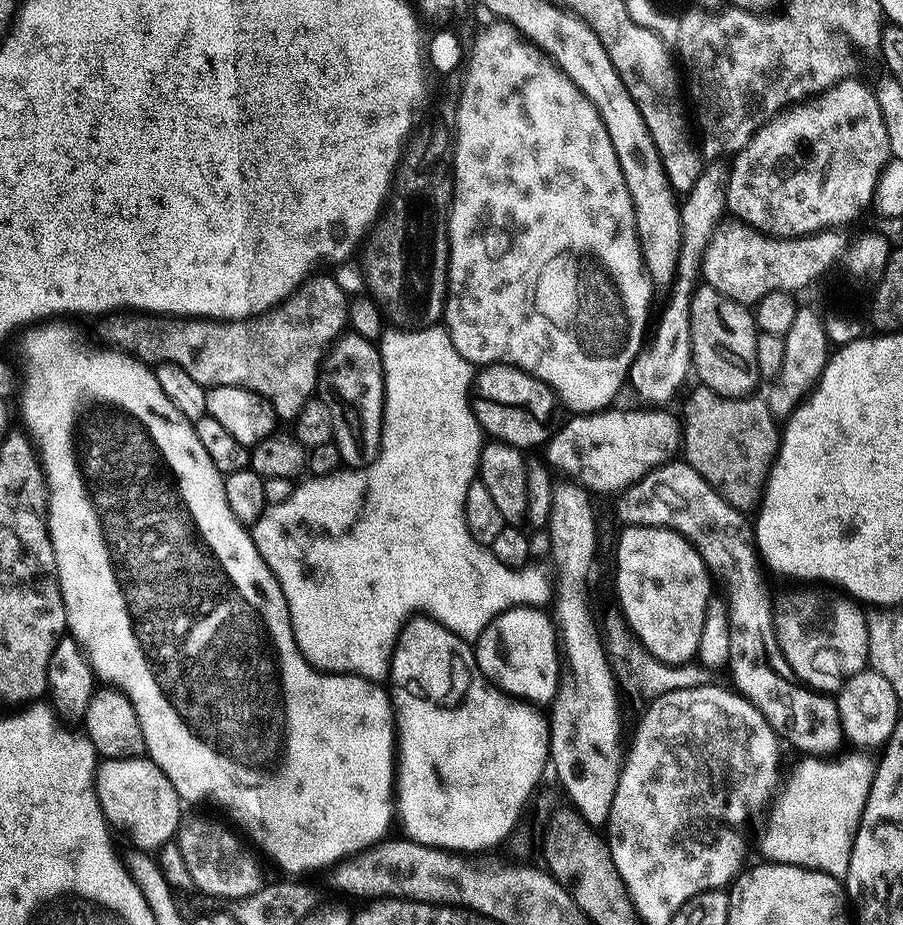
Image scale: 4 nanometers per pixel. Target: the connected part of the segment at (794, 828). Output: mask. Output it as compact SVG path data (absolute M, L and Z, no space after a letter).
M864 756L836 758L800 758L792 768L760 840L760 852L765 861L774 864L793 864L817 872L829 872L840 878L847 873L849 845L800 844L800 840L851 841L856 834L860 809L868 797L874 771L873 761Z

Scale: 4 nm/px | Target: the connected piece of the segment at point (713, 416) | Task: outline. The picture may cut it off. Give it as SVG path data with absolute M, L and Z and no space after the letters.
M696 386L682 415L683 463L690 465L725 503L745 514L759 505L778 447L778 428L772 425L775 423L750 401L719 396L709 388Z

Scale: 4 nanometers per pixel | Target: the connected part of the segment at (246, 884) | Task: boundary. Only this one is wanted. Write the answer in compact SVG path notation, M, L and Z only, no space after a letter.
M185 819L179 825L179 838L178 860L190 872L190 878L194 878L194 889L197 893L222 896L225 901L230 901L252 895L262 887L260 868L256 865L255 858L244 849L245 841L240 841L230 829L223 828L212 820Z

